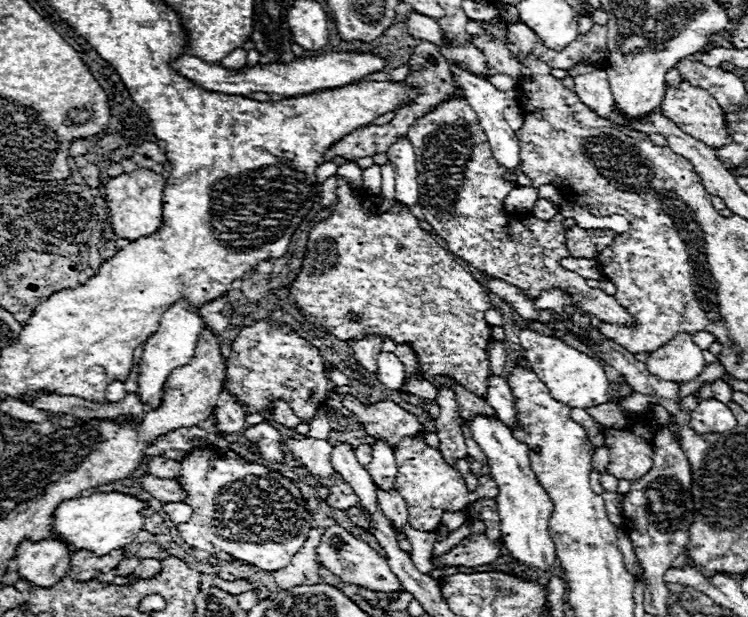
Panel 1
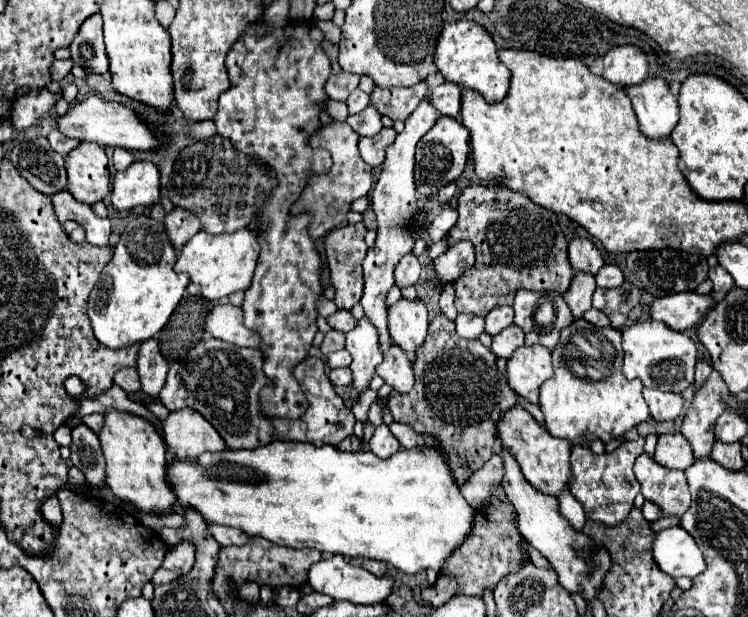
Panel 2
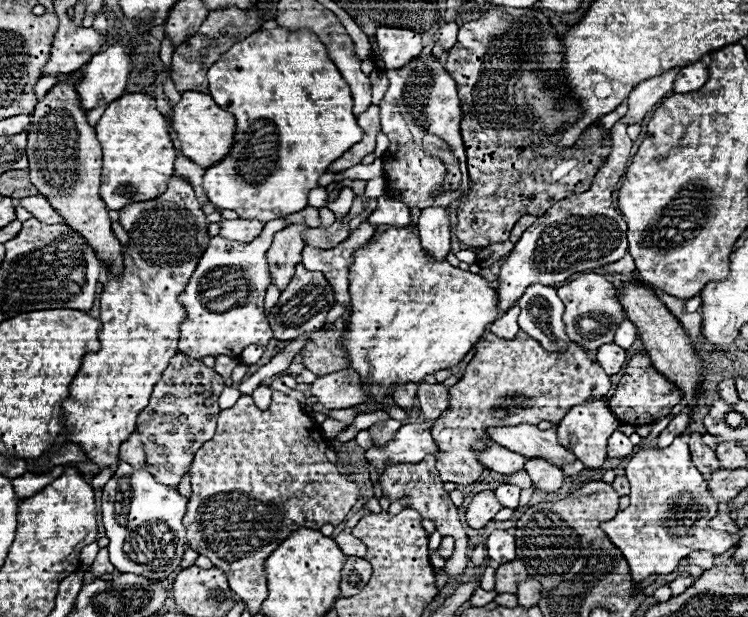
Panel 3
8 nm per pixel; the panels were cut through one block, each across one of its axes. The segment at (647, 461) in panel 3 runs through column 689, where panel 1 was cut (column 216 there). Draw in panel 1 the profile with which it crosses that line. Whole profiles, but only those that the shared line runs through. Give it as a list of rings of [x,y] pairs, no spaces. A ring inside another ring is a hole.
[[[210,446],[196,448],[178,462],[180,472],[176,480],[180,480],[180,484],[184,484],[184,492],[188,492],[188,496],[184,496],[184,504],[192,504],[192,520],[176,526],[186,544],[210,554],[226,552],[232,558],[258,566],[266,572],[276,572],[290,564],[294,554],[304,546],[312,528],[308,502],[302,498],[300,488],[290,478],[284,478],[276,470],[250,462],[238,454],[220,456],[218,450]]]

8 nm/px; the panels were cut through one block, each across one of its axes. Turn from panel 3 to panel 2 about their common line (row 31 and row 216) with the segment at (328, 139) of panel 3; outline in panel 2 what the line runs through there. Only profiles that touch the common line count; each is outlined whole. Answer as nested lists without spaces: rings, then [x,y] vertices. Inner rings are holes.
[[[250,24],[242,38],[232,46],[226,58],[226,68],[230,72],[230,88],[220,96],[220,106],[214,116],[216,128],[220,136],[226,136],[236,144],[238,150],[246,154],[254,154],[264,164],[270,166],[272,176],[278,178],[278,188],[274,188],[270,202],[264,206],[264,212],[258,214],[260,218],[260,230],[268,228],[266,236],[260,238],[260,256],[258,266],[254,272],[254,280],[250,288],[246,290],[246,300],[242,304],[244,310],[244,326],[260,332],[262,342],[260,350],[266,356],[264,362],[264,374],[272,380],[272,386],[264,388],[262,396],[262,412],[268,416],[280,416],[280,418],[296,418],[304,414],[306,396],[300,392],[298,380],[292,376],[292,368],[296,362],[304,360],[308,354],[308,348],[312,344],[312,338],[316,334],[316,296],[322,292],[320,288],[320,256],[312,244],[312,240],[306,234],[310,216],[290,216],[290,206],[298,200],[302,188],[306,186],[306,180],[310,174],[322,174],[328,172],[332,166],[332,160],[328,152],[324,150],[312,150],[308,148],[306,138],[320,128],[318,114],[324,110],[324,84],[330,76],[330,60],[320,48],[322,32],[314,28],[314,24],[292,24],[282,30],[266,28],[262,24]]]

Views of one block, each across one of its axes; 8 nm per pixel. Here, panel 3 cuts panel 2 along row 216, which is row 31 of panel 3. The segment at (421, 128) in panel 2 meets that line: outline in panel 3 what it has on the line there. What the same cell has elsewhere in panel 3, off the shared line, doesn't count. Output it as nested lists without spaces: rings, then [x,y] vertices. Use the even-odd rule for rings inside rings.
[[[380,26],[376,30],[376,42],[386,70],[404,68],[422,52],[422,36],[404,28]]]

